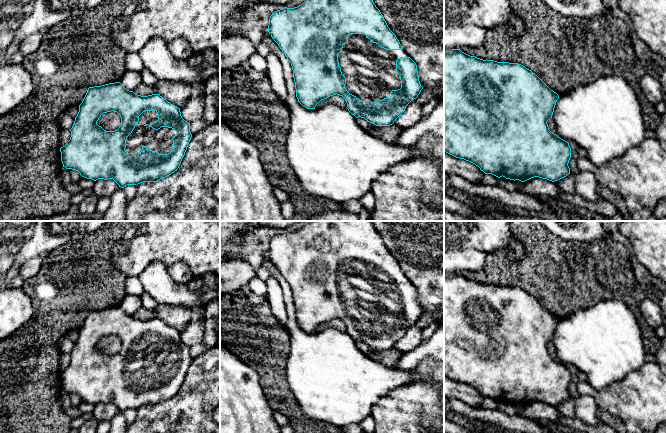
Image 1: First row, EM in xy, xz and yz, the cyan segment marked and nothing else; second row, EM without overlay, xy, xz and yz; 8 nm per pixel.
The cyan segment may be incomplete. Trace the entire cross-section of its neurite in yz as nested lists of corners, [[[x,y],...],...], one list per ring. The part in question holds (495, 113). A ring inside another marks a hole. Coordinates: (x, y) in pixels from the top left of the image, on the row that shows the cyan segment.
[[[460,49],[444,52],[444,151],[456,158],[469,161],[480,168],[485,174],[492,174],[498,178],[505,177],[510,180],[525,182],[531,178],[539,177],[555,182],[570,174],[568,166],[571,158],[569,143],[549,130],[547,121],[552,118],[559,95],[551,90],[535,73],[518,63],[497,62],[483,60],[470,56]]]

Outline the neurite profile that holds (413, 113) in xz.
[[[416,99],[412,100],[393,124],[399,126],[402,130],[414,126],[422,118],[422,107]]]

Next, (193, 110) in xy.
[[[192,89],[187,103],[180,107],[182,118],[188,123],[201,120],[204,114],[205,97],[198,89]]]

